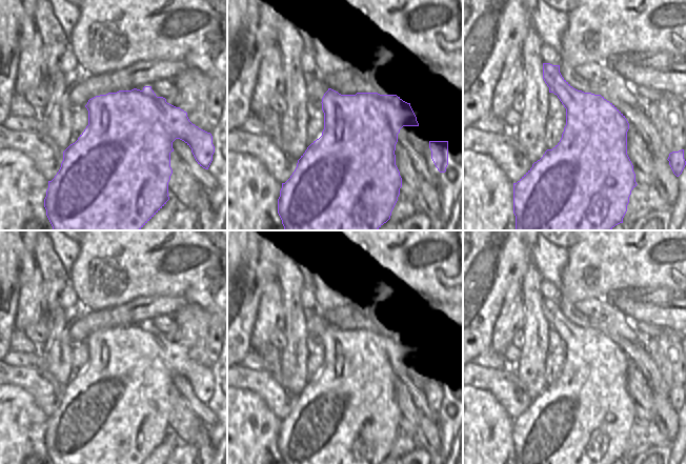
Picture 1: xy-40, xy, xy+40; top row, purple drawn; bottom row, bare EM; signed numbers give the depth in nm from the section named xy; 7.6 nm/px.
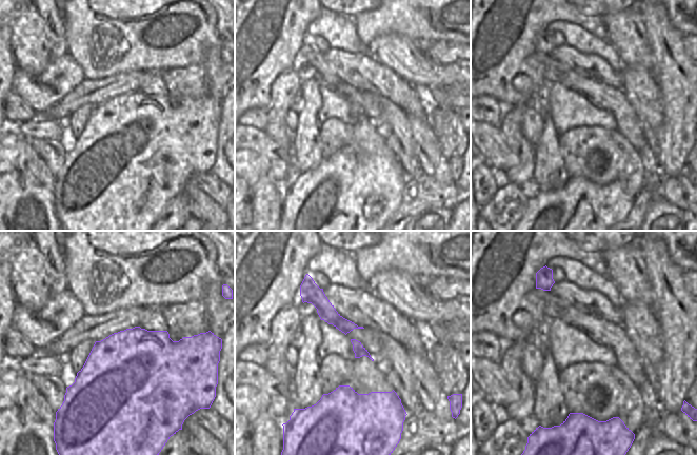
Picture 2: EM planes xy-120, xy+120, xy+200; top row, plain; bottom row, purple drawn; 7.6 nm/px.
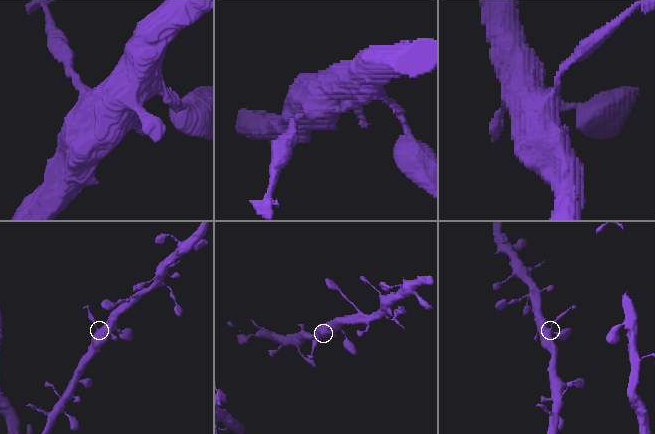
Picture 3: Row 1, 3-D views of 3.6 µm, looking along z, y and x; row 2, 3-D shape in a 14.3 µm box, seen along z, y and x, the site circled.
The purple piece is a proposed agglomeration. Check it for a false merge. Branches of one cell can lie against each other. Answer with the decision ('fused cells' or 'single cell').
fused cells

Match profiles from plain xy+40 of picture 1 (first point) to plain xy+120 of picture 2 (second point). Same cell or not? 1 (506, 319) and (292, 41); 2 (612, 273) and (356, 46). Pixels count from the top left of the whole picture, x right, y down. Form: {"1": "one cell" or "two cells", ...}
{"1": "two cells", "2": "two cells"}

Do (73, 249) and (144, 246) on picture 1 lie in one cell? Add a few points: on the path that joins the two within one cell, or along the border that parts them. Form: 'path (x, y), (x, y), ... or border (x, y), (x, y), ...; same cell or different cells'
border (78, 242), (79, 255), (68, 271); different cells

